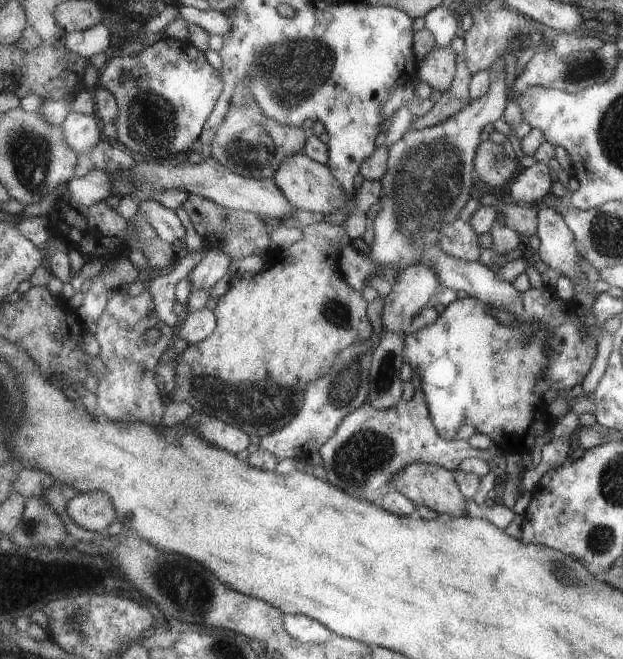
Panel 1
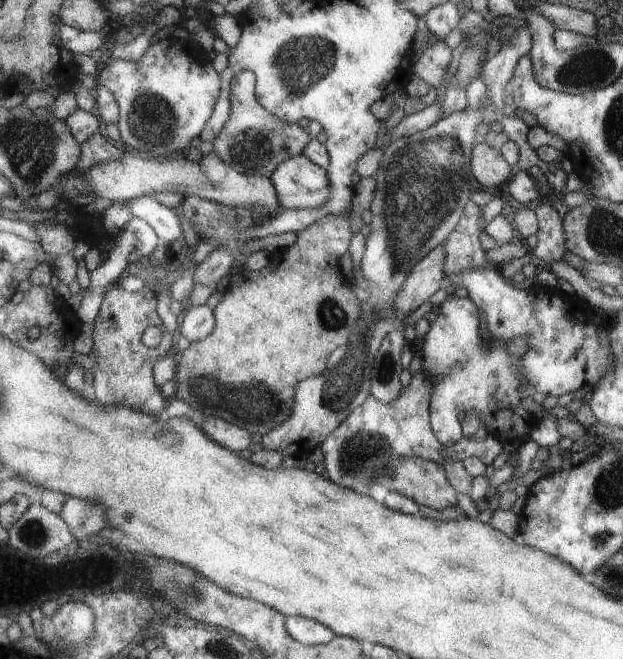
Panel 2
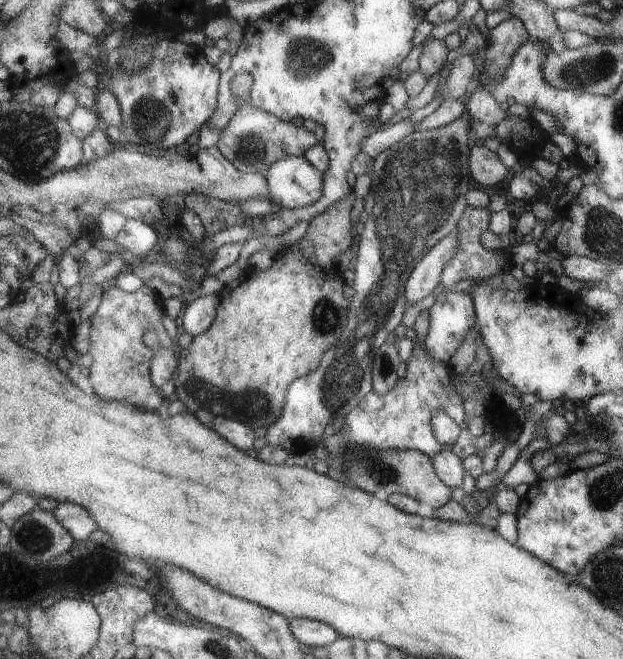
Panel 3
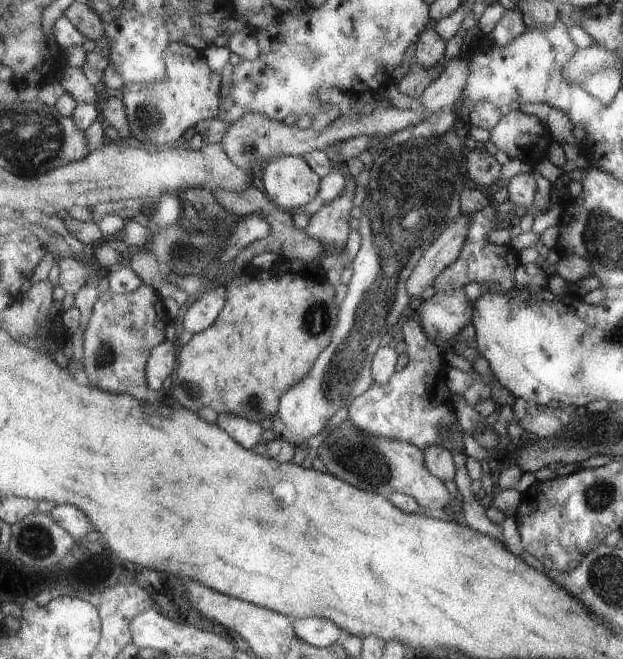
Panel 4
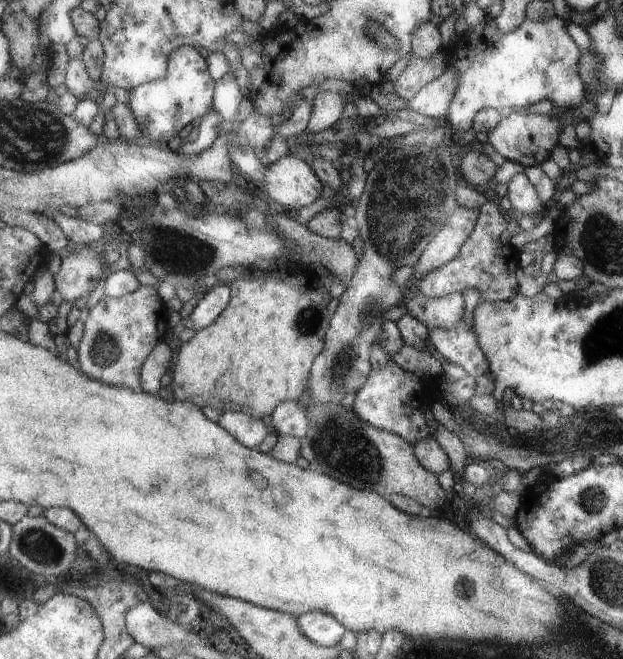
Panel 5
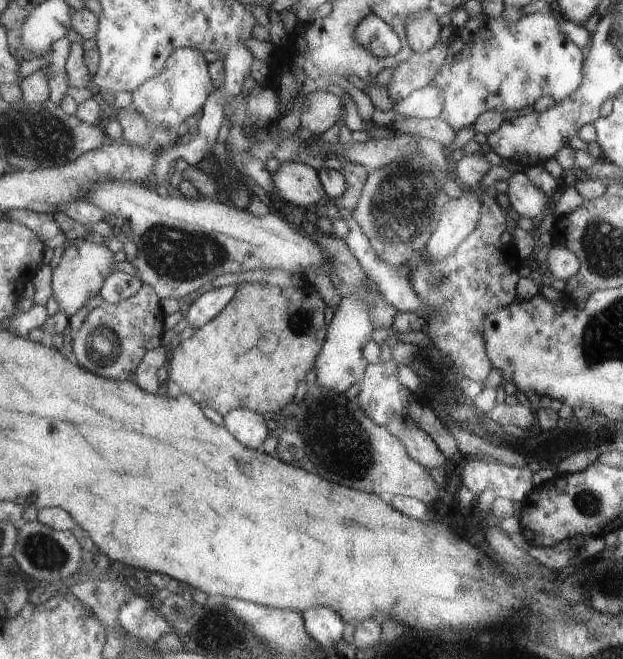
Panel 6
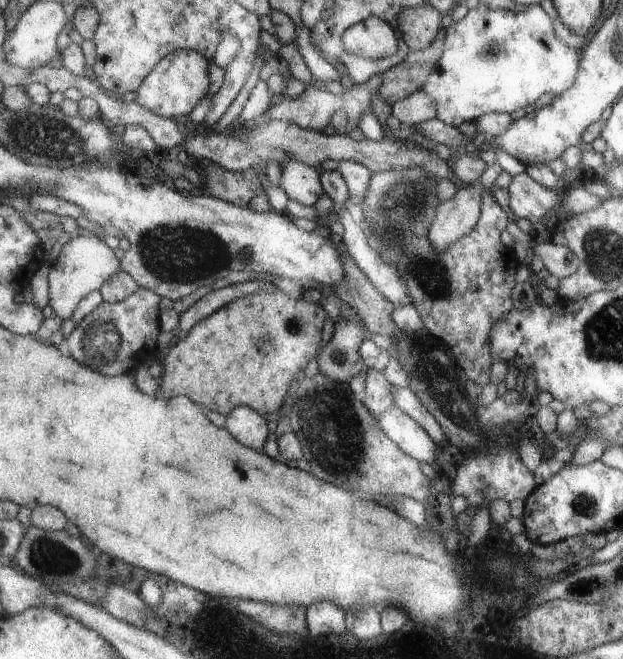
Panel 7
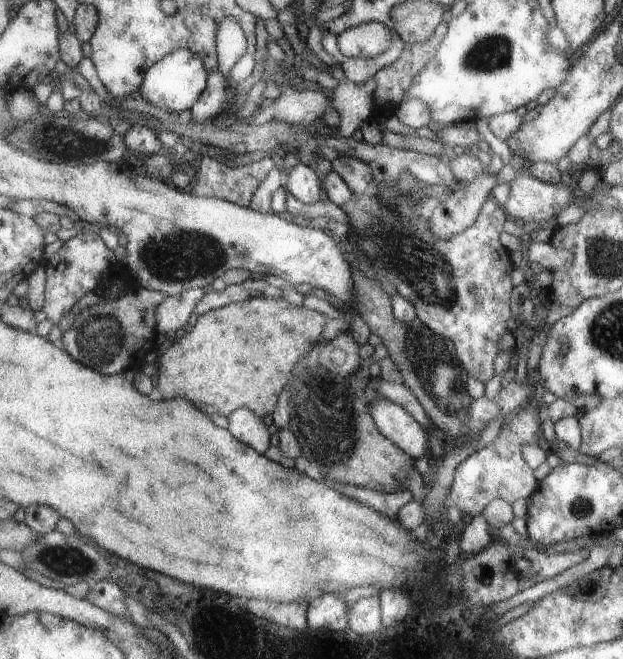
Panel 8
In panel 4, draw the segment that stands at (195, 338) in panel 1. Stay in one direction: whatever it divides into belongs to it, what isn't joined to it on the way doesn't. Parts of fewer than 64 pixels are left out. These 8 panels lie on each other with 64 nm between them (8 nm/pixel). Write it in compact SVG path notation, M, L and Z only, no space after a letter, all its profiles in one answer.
M215 288L207 294L203 294L203 298L199 298L195 304L189 306L187 314L185 314L185 320L183 320L183 326L187 332L191 332L193 336L195 334L201 334L203 330L209 330L209 326L213 326L213 322L217 320L219 312L223 310L225 302L229 300L227 298L227 288Z

